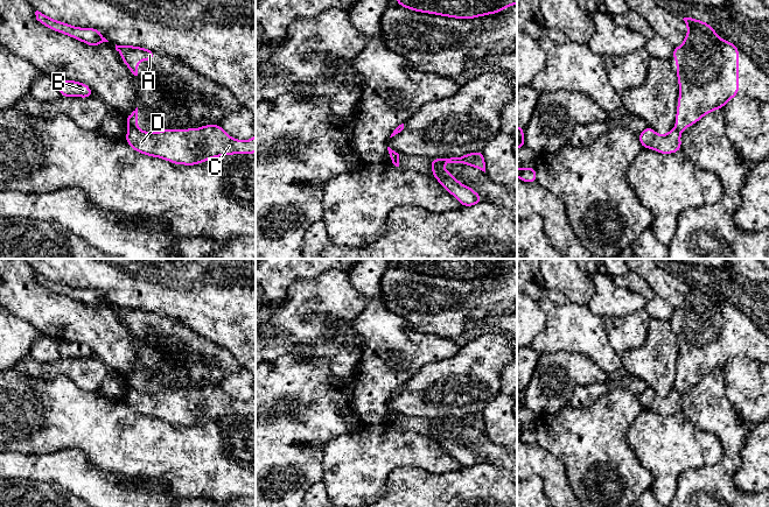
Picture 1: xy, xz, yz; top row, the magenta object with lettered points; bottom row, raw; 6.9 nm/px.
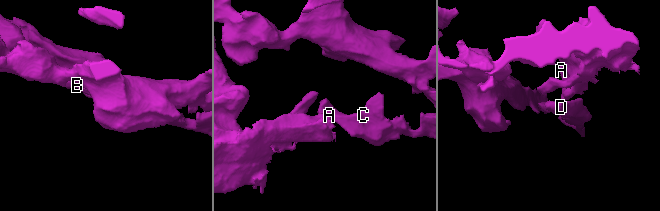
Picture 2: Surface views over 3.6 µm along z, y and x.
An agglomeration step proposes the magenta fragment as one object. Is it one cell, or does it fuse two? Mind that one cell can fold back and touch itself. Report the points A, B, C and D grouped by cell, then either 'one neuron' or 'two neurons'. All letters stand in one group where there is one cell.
groups A / B C D; two neurons

